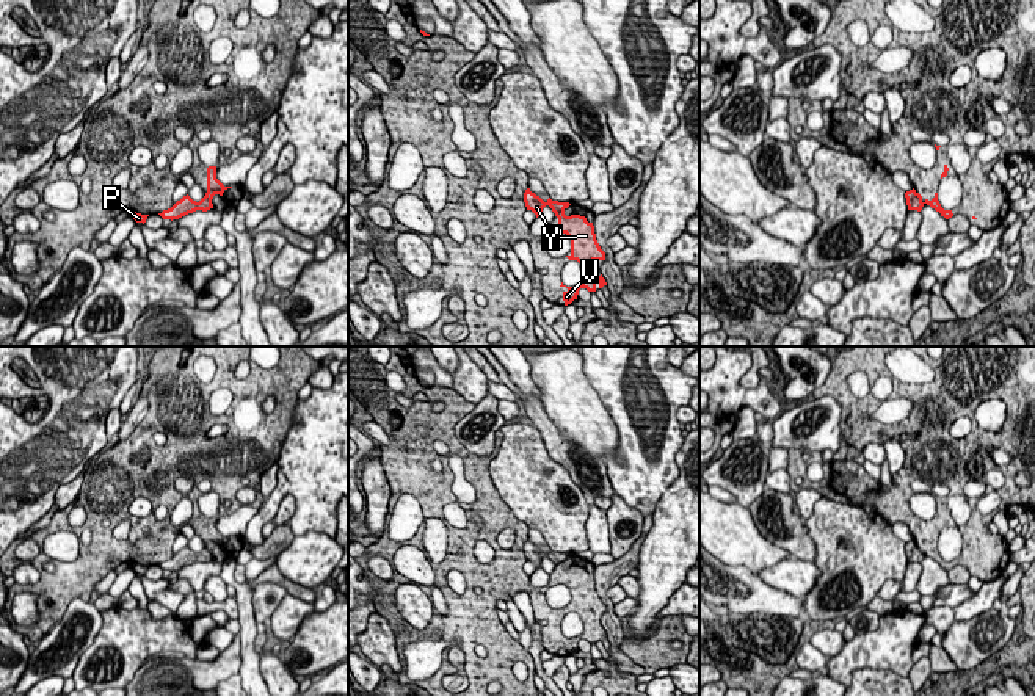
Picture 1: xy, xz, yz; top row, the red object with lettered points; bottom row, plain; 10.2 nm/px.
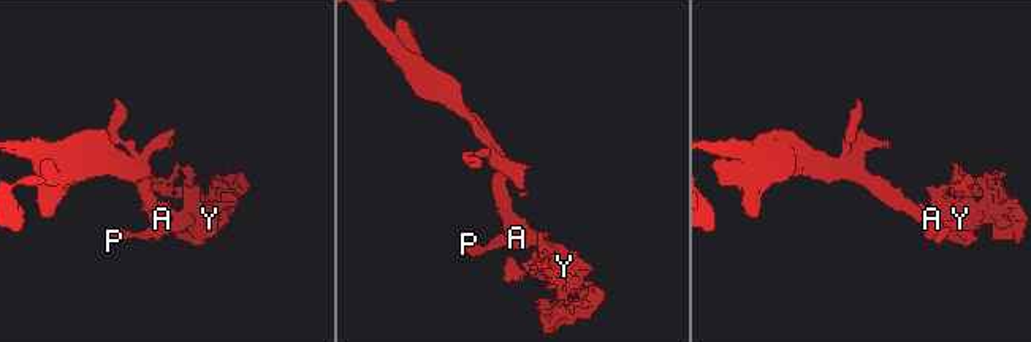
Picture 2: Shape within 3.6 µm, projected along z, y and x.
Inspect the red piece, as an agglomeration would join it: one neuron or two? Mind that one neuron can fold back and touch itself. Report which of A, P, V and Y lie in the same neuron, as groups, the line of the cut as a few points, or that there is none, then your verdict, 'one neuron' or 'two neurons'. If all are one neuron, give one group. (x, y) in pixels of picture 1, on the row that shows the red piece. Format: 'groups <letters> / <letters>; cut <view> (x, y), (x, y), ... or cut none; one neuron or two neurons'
groups A P / V Y; cut xz (563, 210), (555, 215); two neurons

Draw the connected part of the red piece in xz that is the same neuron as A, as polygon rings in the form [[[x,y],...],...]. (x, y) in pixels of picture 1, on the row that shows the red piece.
[[[527,188],[524,193],[524,202],[527,210],[532,210],[536,218],[541,216],[546,205],[549,205],[555,215],[565,212],[571,205],[569,202],[552,201],[550,198],[544,202],[539,196],[532,193],[530,188]]]

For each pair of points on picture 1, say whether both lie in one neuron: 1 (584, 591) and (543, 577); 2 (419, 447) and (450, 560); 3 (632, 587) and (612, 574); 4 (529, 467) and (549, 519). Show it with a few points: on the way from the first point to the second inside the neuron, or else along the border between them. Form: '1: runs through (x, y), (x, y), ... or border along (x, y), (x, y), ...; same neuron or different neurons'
1: border along (551, 576), (546, 585), (529, 591); different neurons
2: runs through (419, 475), (433, 492), (433, 508), (452, 532); same neuron
3: border along (628, 574), (617, 583); different neurons
4: runs through (529, 480), (549, 502), (549, 507); same neuron

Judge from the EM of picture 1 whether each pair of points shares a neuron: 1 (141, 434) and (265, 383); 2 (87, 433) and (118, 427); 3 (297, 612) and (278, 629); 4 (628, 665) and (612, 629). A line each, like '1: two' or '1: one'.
1: one
2: two
3: one
4: one

